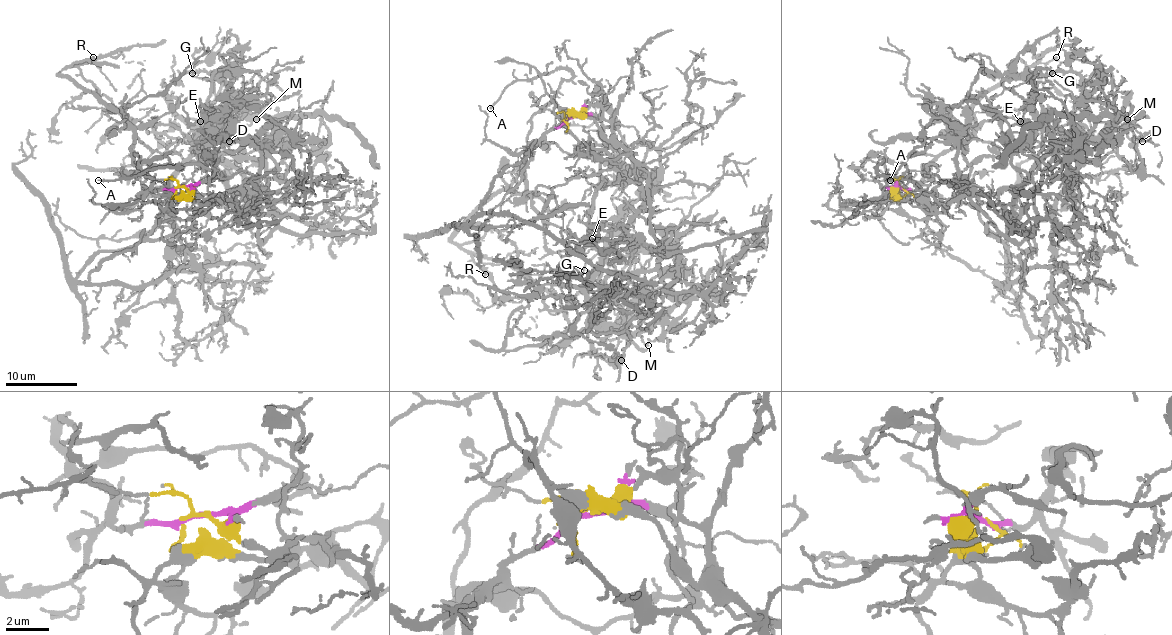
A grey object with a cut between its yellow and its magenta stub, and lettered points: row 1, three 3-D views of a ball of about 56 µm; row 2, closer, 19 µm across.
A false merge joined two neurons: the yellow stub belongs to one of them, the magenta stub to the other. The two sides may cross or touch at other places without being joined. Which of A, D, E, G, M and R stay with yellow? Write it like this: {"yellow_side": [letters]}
{"yellow_side": ["D", "E", "G", "M"]}

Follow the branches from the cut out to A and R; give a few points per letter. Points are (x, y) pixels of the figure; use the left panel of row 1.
A: (179, 186), (154, 189), (134, 157), (140, 162), (167, 157), (179, 168), (98, 180)
R: (179, 186), (154, 189), (134, 164), (133, 128), (93, 92), (59, 72), (66, 67), (88, 63), (93, 56)

